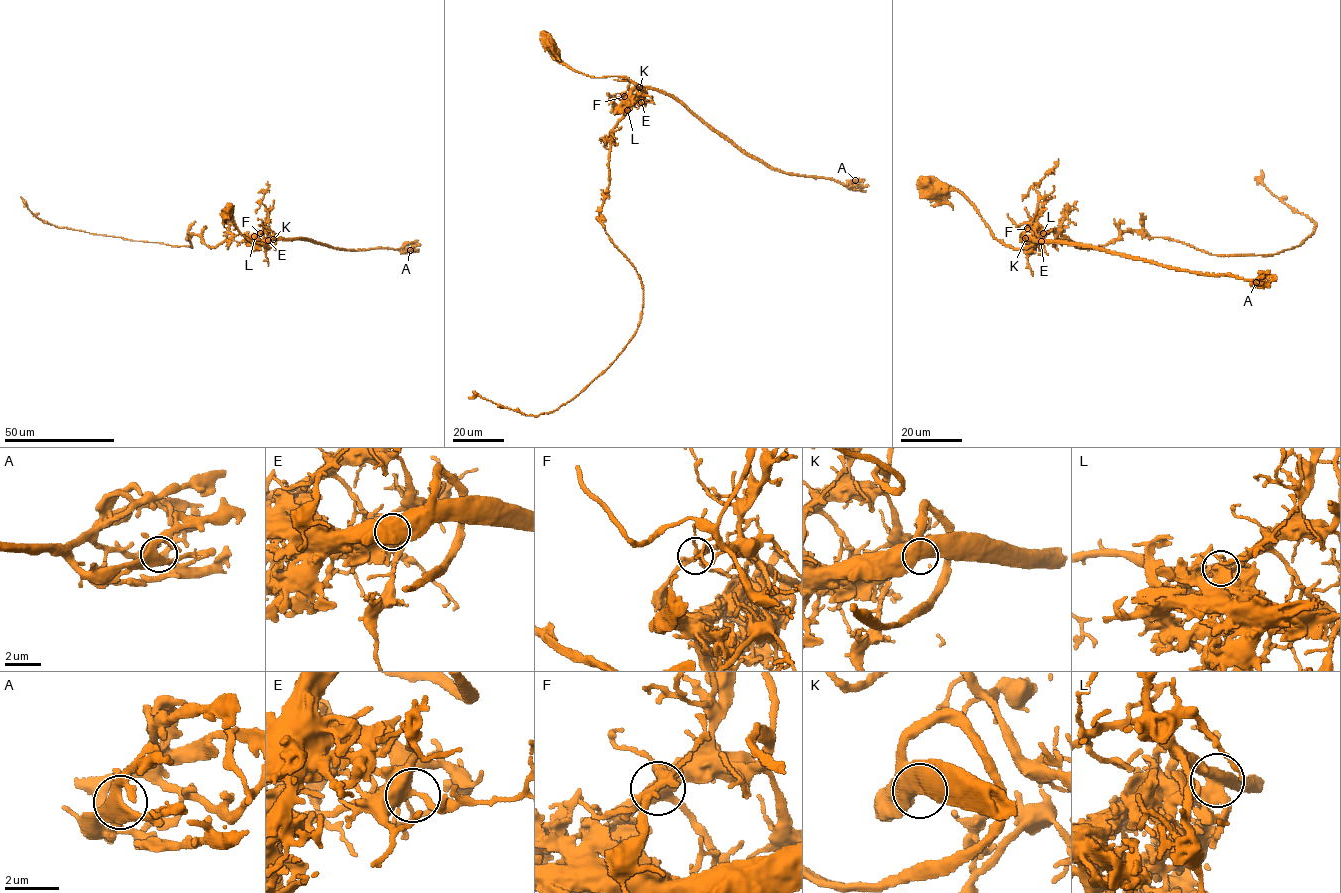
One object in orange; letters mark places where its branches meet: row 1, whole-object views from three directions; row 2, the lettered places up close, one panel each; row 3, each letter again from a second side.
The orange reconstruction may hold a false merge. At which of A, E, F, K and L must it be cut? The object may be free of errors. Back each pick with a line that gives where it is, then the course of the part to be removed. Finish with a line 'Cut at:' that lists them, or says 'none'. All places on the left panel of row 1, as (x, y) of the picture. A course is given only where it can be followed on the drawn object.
L: place (254, 236); course (255, 236), (236, 234), (214, 248), (197, 235), (186, 237), (191, 247), (90, 233), (43, 221), (21, 196)
Cut at: L

